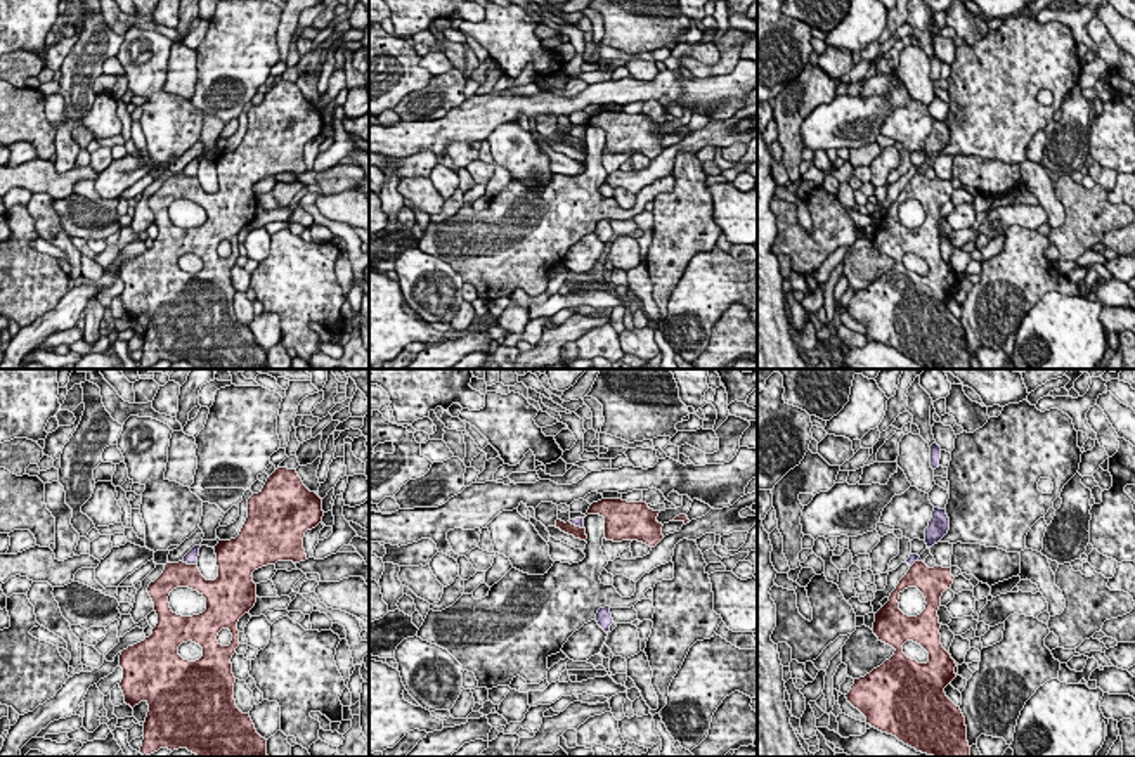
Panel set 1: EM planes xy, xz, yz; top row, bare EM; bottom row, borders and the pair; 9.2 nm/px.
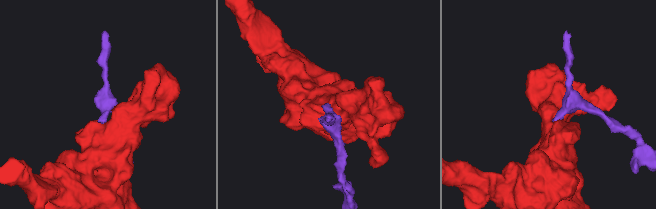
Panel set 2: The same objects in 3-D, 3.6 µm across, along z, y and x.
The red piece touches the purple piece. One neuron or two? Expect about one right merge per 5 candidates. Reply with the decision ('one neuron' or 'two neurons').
two neurons

